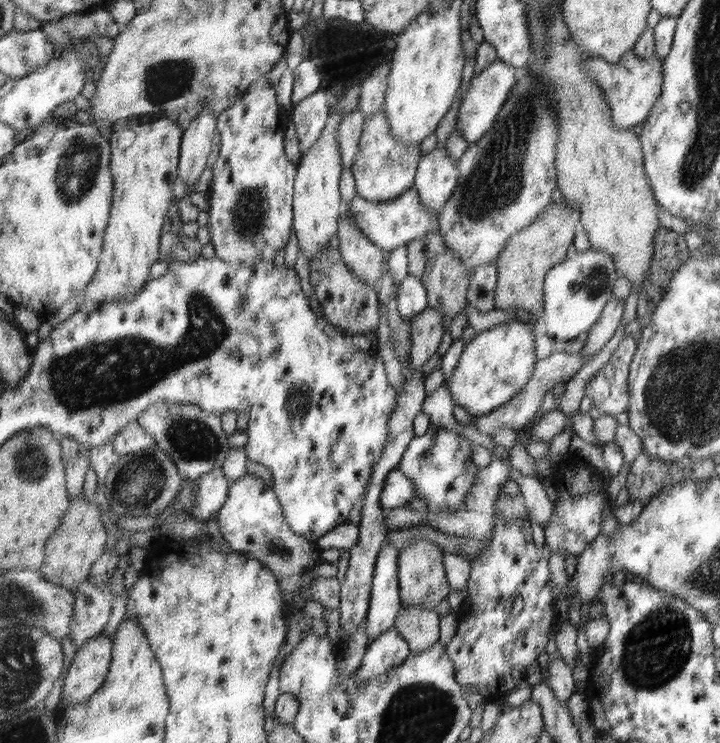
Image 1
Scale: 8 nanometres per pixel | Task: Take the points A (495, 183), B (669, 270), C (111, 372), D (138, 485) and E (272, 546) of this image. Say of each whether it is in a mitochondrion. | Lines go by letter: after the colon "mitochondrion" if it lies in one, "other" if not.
A: mitochondrion
B: other
C: mitochondrion
D: mitochondrion
E: mitochondrion

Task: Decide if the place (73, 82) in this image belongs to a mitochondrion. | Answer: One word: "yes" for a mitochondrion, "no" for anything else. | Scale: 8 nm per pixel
no

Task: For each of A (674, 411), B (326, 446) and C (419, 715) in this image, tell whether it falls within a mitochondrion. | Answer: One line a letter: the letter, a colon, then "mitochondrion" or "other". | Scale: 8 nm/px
A: mitochondrion
B: other
C: mitochondrion

